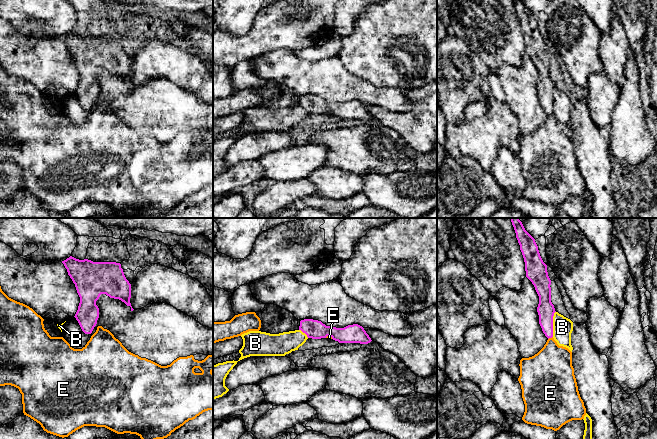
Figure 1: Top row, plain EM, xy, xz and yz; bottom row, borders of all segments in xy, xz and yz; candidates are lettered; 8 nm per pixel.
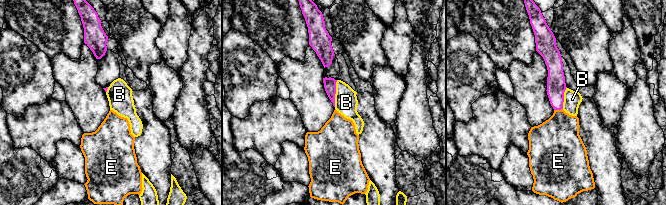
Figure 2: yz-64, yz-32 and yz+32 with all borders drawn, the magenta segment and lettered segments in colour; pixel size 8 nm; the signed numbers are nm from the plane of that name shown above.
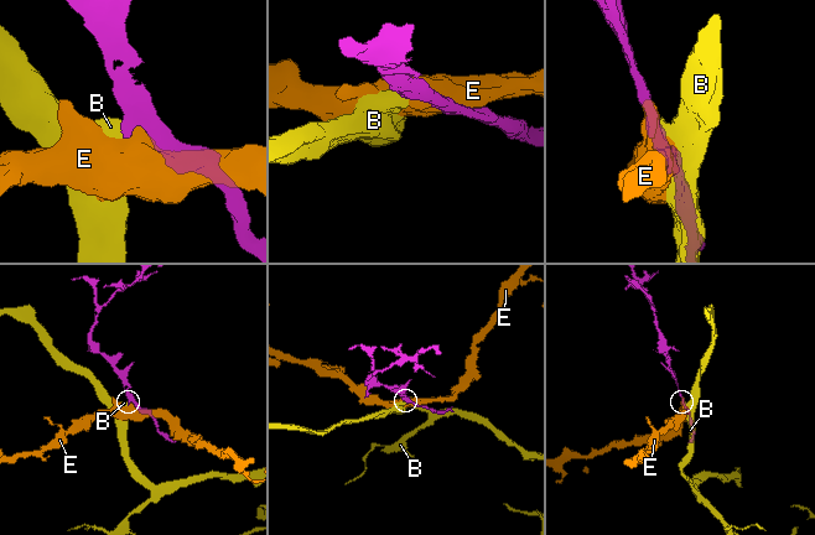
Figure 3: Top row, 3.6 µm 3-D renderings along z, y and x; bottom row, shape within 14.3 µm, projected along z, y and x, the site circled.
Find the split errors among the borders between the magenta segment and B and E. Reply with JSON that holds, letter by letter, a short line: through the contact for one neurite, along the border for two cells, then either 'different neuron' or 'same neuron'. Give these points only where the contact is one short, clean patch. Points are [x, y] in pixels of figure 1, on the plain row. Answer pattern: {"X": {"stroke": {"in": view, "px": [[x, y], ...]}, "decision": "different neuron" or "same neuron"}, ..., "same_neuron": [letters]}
{"B": {"stroke": {"in": "yz", "px": [[555, 87], [552, 112]]}, "decision": "different neuron"}, "E": {"decision": "different neuron"}, "same_neuron": []}

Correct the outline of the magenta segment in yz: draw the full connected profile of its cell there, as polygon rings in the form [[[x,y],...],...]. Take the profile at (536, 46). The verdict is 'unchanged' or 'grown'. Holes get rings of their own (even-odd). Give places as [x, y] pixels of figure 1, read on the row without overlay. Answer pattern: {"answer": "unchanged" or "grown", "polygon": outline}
{"answer": "unchanged", "polygon": [[[512,0],[520,21],[526,53],[532,58],[539,72],[537,88],[543,109],[549,115],[553,113],[553,92],[555,87],[551,78],[551,56],[547,41],[543,38],[535,15],[525,6],[523,0]]]}

